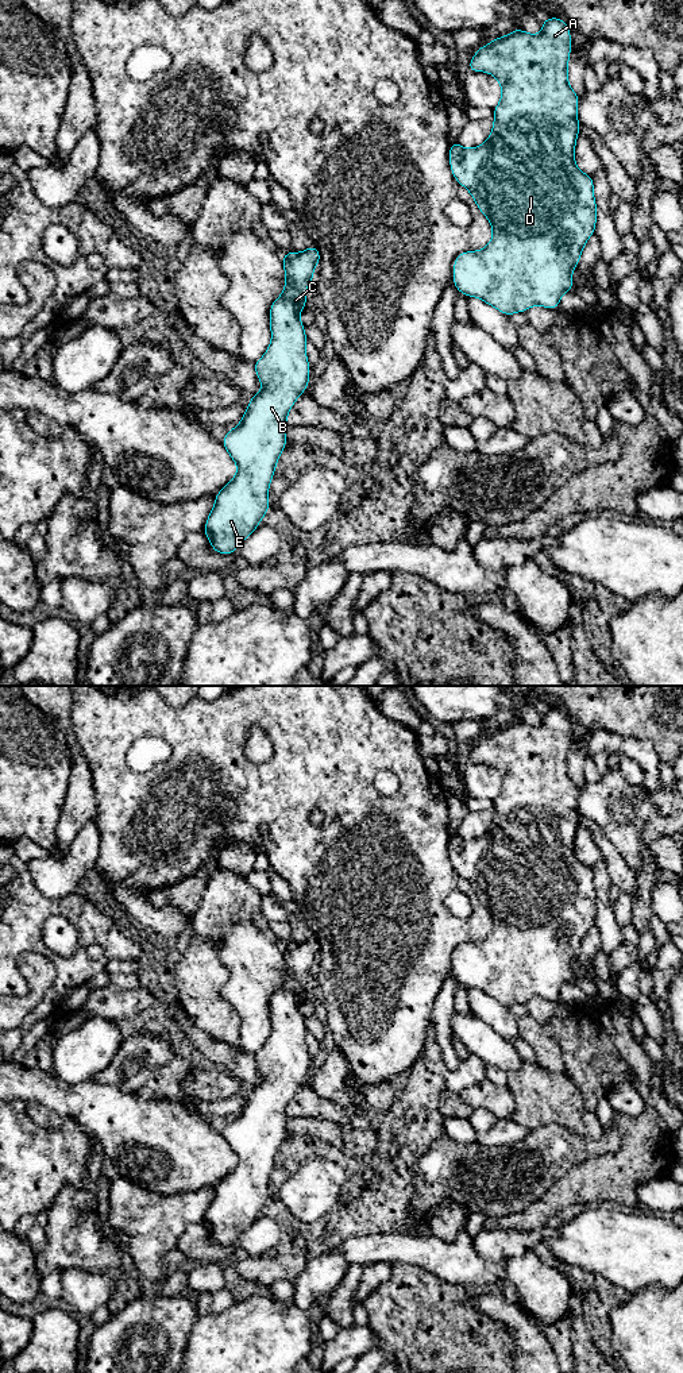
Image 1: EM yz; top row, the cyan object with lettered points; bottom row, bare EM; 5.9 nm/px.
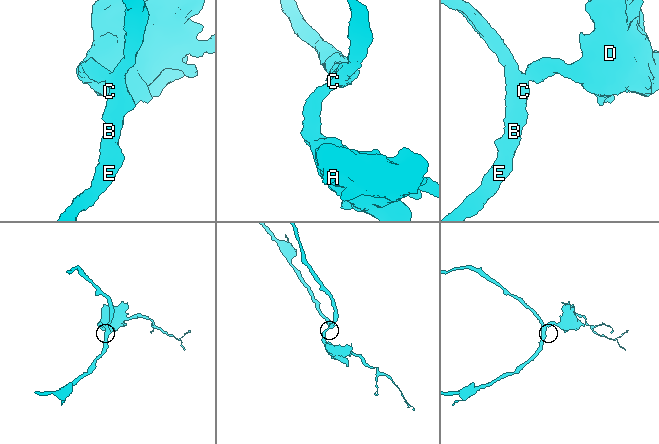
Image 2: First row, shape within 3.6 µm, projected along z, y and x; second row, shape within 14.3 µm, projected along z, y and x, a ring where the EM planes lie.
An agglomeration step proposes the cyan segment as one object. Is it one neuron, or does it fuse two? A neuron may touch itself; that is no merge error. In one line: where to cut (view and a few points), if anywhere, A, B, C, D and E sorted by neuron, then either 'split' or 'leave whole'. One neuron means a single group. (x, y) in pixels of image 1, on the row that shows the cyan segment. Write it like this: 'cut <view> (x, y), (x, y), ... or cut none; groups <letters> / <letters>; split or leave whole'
cut none; groups A B C D E; leave whole

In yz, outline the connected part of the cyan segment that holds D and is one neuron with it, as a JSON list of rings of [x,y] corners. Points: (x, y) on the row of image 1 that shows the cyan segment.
[[[560,18],[543,19],[540,35],[532,35],[516,28],[506,36],[494,38],[487,46],[475,50],[475,55],[467,66],[467,72],[485,72],[493,74],[502,89],[499,104],[493,109],[494,126],[489,139],[474,149],[464,149],[456,140],[449,143],[449,166],[454,178],[472,196],[479,211],[487,217],[493,228],[493,238],[489,244],[478,251],[463,251],[454,261],[454,285],[459,293],[467,297],[478,297],[506,316],[517,312],[526,312],[533,305],[541,305],[555,311],[559,308],[564,292],[574,290],[572,269],[580,262],[580,254],[589,238],[595,234],[597,203],[594,198],[593,176],[582,173],[575,165],[575,143],[579,136],[578,105],[579,96],[568,84],[568,61],[571,54],[571,32],[568,24]]]

